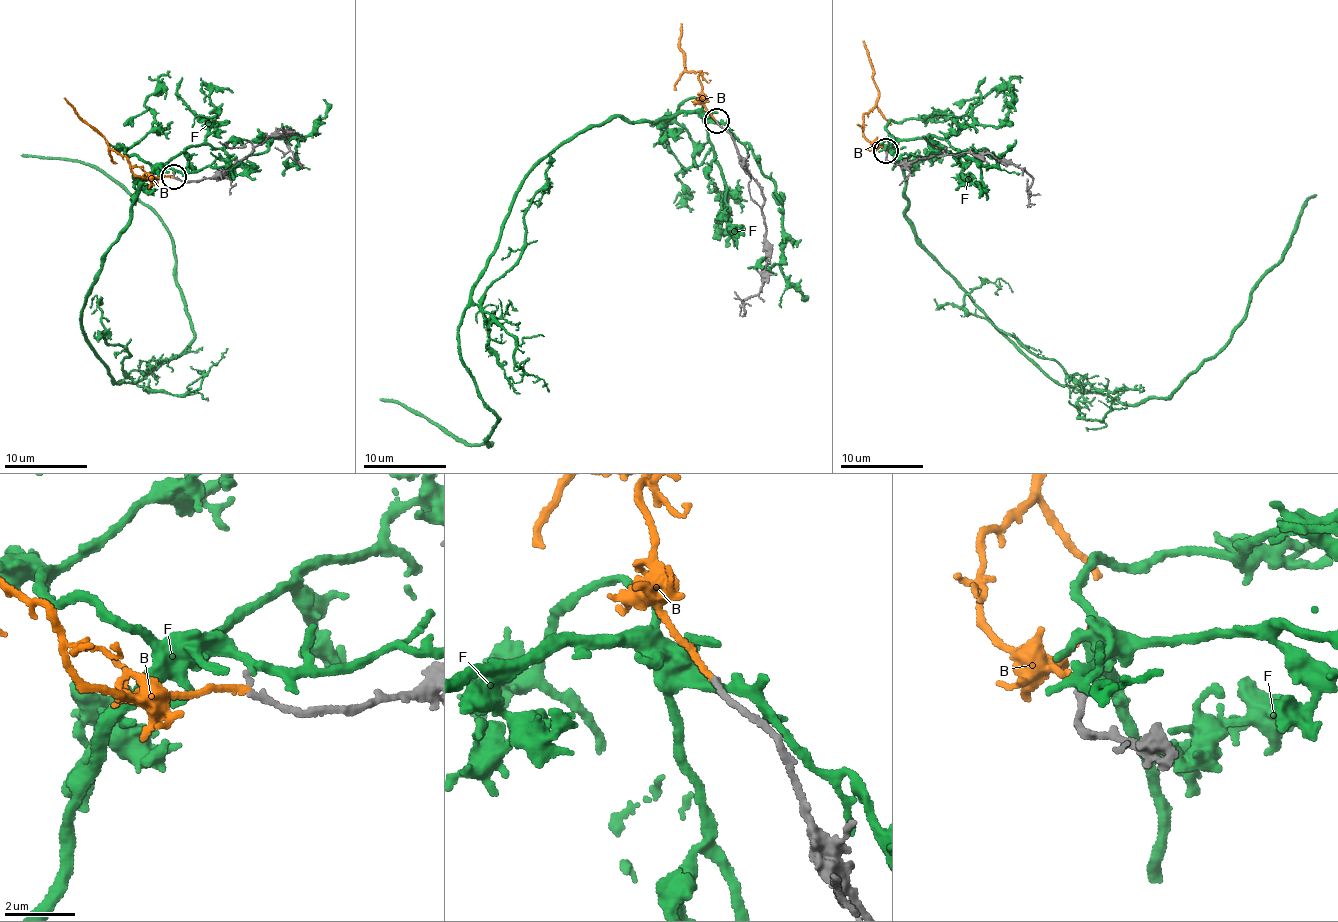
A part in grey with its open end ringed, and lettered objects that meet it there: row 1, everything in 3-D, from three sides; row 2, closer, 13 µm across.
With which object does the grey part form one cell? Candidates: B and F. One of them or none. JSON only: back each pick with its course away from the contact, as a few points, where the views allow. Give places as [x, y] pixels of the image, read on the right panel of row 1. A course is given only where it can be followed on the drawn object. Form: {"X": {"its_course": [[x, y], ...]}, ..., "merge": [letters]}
{"B": {"its_course": [[886, 151], [870, 145], [863, 131], [862, 120], [865, 113], [874, 108], [878, 92], [862, 40]]}, "merge": ["B"]}

